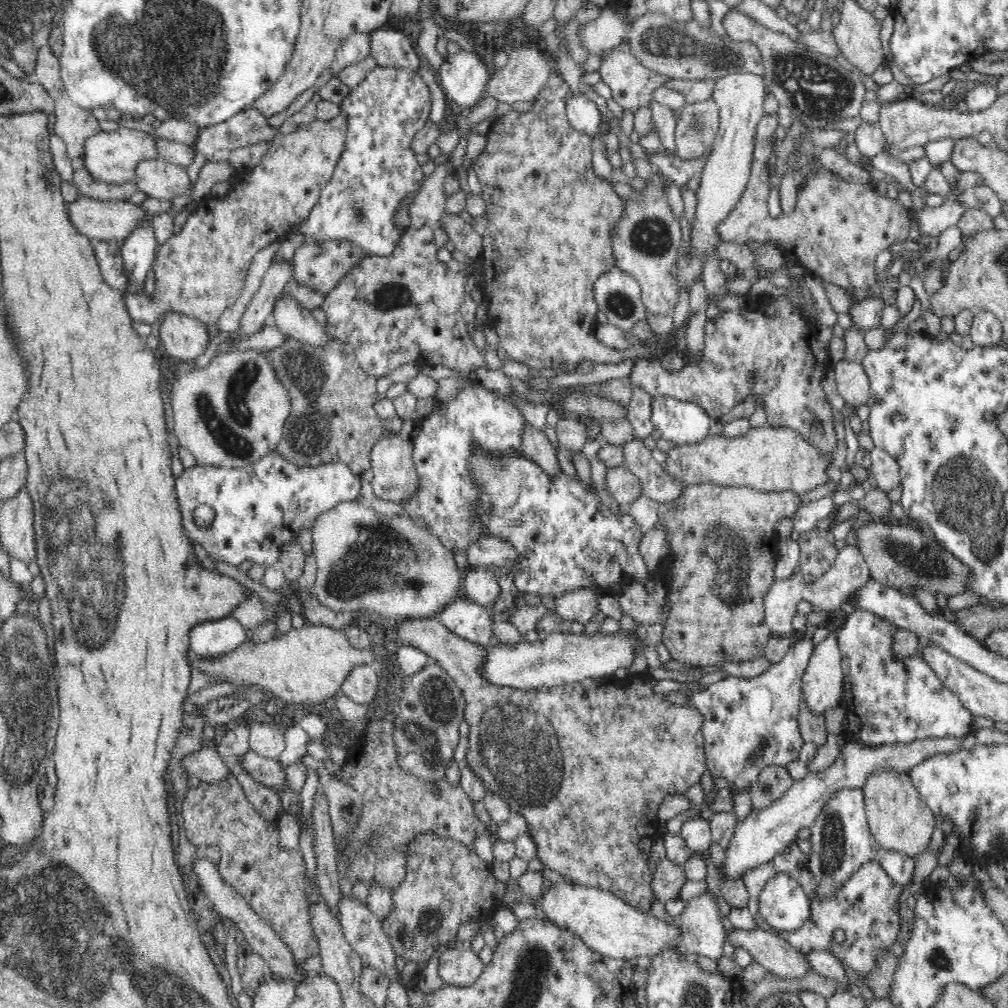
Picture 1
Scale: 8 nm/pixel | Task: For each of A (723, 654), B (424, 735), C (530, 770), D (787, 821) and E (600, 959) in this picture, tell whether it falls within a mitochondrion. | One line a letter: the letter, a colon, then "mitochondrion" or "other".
A: other
B: mitochondrion
C: mitochondrion
D: other
E: other

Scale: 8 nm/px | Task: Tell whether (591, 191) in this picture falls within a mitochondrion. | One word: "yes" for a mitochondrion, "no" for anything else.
yes

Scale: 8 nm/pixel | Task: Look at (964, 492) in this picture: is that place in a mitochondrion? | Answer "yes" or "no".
yes

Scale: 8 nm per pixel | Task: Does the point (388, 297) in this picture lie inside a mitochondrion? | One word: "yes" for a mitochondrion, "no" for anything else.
yes

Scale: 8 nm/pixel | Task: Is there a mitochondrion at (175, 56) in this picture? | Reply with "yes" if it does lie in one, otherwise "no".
yes

